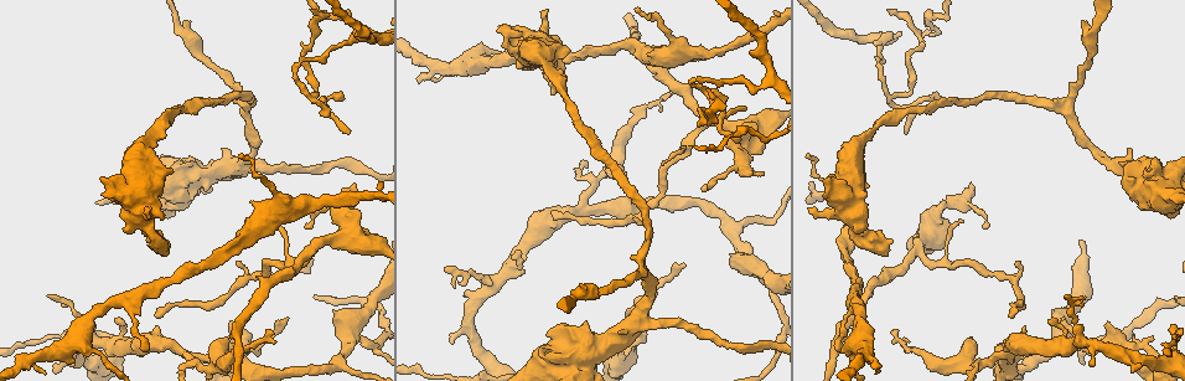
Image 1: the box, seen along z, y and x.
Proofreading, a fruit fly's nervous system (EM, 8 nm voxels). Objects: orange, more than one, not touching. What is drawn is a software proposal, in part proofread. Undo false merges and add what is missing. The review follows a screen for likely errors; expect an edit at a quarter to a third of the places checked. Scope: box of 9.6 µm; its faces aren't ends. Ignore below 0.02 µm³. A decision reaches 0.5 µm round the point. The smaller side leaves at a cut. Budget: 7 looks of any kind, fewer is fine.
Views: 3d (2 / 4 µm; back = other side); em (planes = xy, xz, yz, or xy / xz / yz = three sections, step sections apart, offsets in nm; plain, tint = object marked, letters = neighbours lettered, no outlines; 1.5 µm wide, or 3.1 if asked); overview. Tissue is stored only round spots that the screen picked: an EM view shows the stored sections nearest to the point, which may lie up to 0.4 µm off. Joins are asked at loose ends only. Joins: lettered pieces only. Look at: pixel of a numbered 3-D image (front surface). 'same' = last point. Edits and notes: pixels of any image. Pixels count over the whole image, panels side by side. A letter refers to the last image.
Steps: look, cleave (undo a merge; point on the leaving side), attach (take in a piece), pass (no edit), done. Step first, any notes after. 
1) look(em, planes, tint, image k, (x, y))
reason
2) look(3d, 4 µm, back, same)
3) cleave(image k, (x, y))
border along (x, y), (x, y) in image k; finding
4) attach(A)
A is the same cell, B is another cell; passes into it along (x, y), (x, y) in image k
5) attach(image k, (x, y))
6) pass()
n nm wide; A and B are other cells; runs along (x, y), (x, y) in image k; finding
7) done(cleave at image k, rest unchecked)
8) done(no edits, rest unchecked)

look(em, planes, plain, image 1, (627, 311))
branch stops here

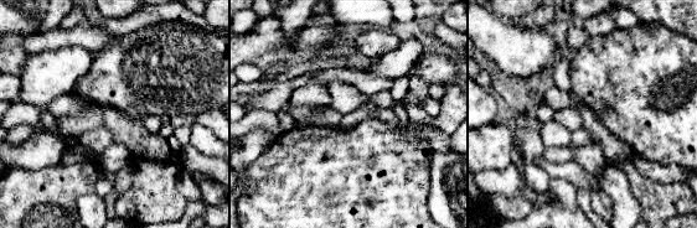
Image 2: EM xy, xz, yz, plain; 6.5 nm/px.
look(em, planes, letters, same)

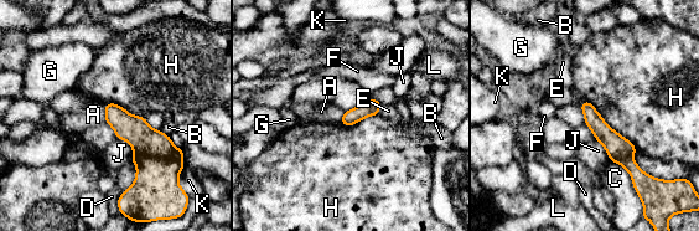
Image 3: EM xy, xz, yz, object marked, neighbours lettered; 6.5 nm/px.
pass()
H touches over 480 nm; A, B, C, D, E, F, G, H, J, K and L are other cells; border along (104, 104), (105, 121) in image 3; no lettered piece goes on from it

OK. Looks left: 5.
look(em, planes, letters, image 1, (343, 100))
tapers out

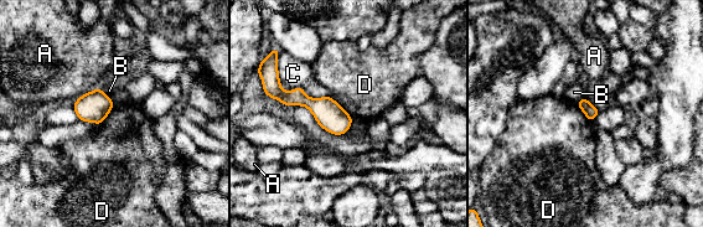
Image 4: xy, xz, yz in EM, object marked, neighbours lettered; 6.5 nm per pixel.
pass()
A, B, C and D are other cells; runs along (279, 93), (301, 98), (347, 123) in image 4; none of them fits

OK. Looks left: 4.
look(3d, 4 µm, image 1, (172, 172))

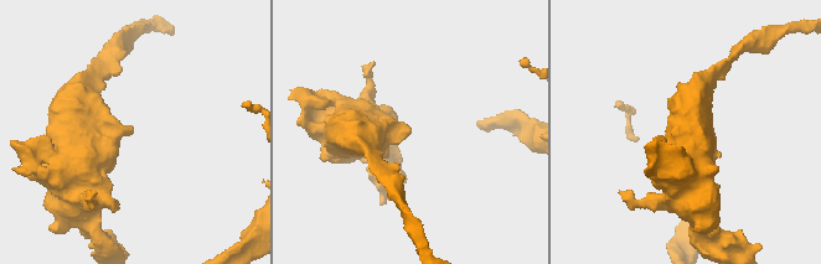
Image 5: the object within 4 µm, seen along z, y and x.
look(em, xz, step 8, letters, image 5, (131, 133))
now the EM

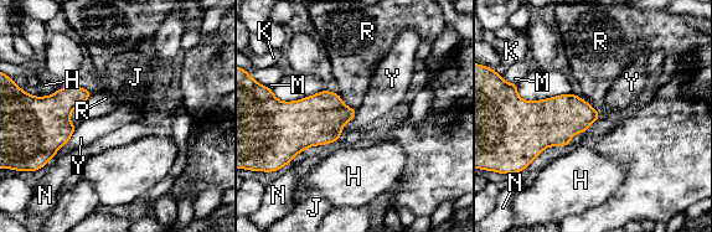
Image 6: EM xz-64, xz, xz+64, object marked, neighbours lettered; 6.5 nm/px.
look(em, planes, letters, same)

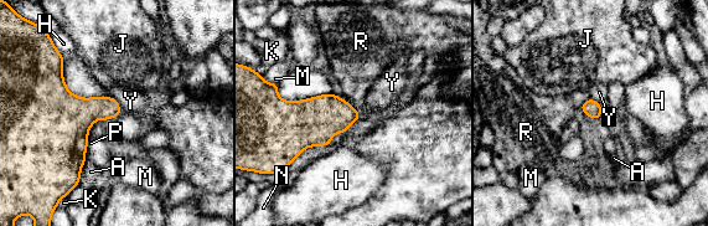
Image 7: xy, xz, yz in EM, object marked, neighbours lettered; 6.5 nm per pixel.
pass()
A, H, J, K, M, N, P, R and Y are other cells; border along (108, 96), (118, 103), (122, 111) in image 7; none of them fits

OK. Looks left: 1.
done(no edits, rest unchecked)

